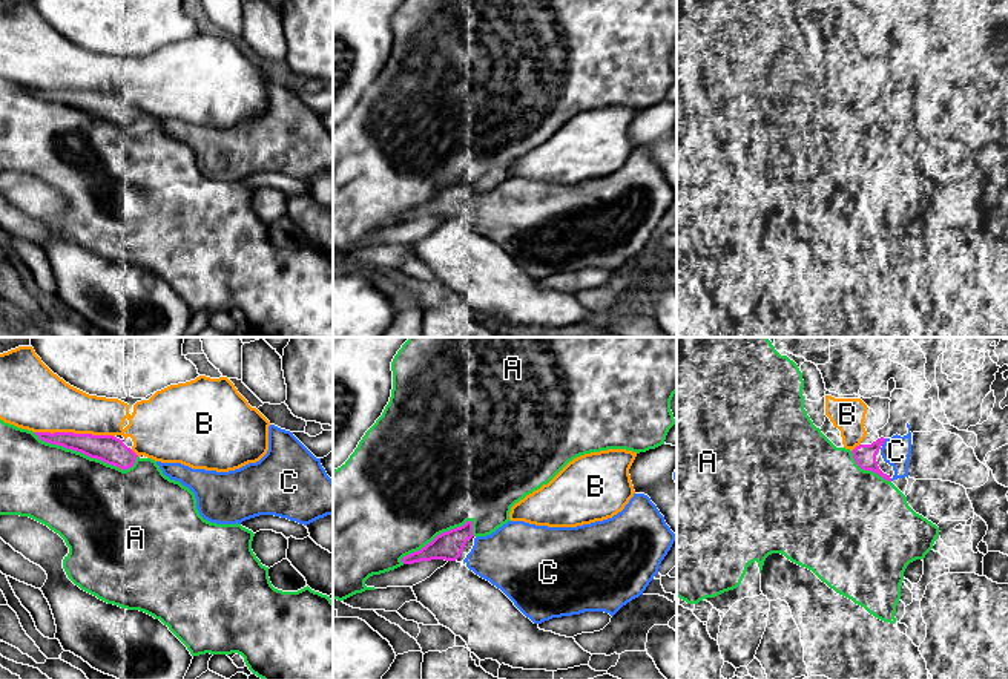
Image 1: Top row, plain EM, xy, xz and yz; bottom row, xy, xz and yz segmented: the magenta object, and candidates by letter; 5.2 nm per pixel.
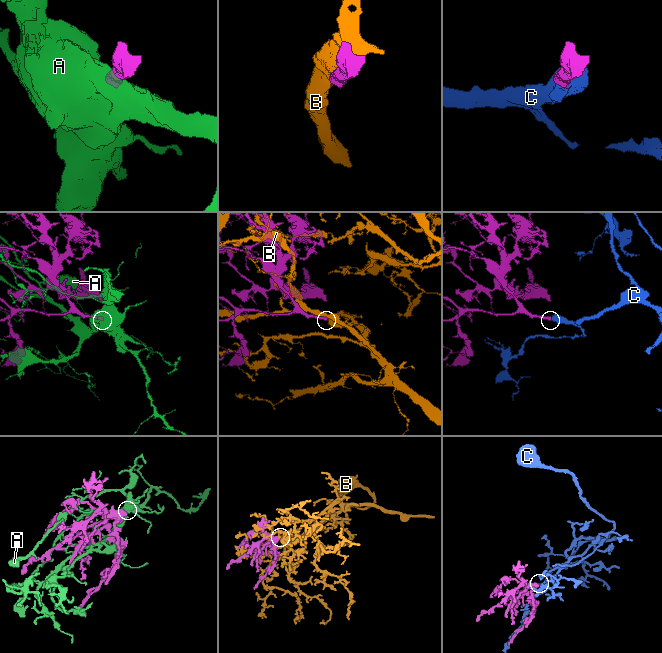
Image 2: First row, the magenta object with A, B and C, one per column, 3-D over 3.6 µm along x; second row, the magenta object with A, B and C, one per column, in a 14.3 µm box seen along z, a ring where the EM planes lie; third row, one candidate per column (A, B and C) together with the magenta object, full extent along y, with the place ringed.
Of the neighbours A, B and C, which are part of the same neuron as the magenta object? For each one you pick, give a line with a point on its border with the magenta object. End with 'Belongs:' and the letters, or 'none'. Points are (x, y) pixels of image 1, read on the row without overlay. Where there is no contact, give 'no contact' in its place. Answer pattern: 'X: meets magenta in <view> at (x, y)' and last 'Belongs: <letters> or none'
C: meets magenta in yz at (884, 97)
Belongs: C

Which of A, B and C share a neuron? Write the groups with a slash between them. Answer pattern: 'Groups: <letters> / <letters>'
Groups: A / B / C

